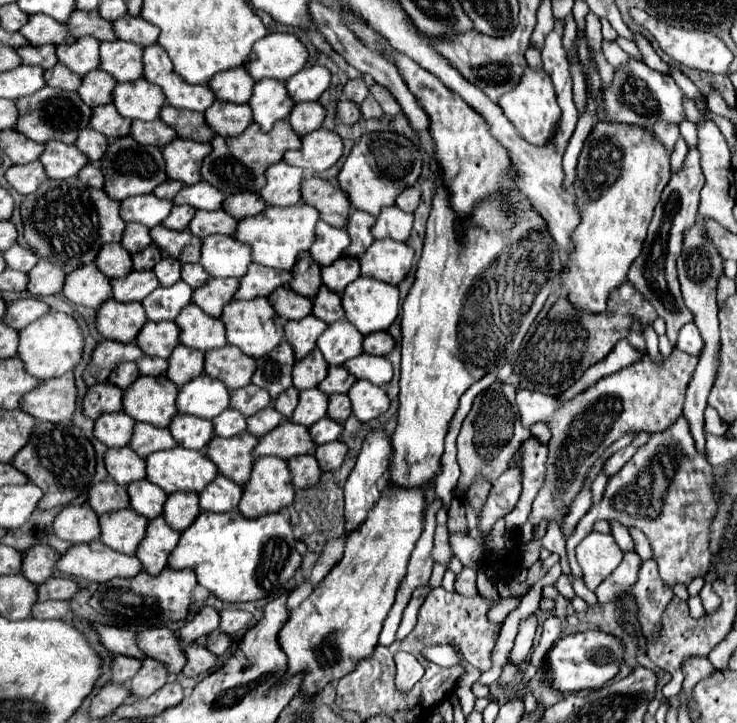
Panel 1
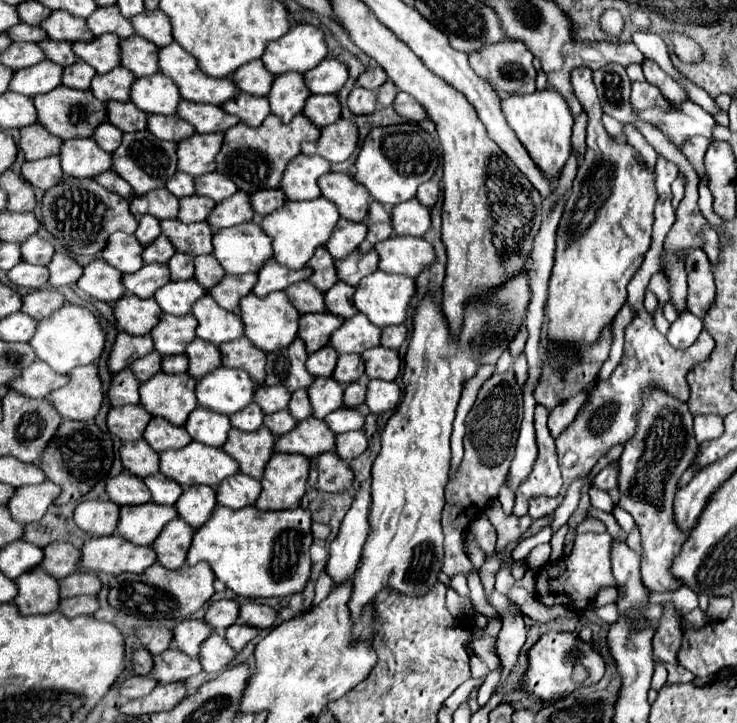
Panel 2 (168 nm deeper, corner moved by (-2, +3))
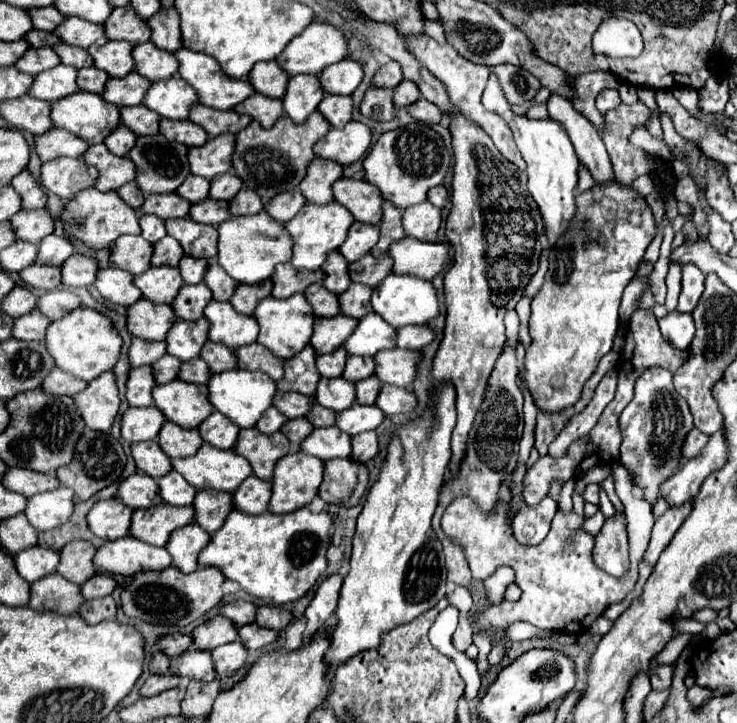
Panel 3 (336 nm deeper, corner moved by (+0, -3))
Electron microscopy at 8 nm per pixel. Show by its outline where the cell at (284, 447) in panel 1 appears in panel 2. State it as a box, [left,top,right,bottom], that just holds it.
[275,418,335,458]

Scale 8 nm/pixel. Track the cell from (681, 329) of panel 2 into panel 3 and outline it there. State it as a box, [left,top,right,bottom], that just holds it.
[659,312,695,350]

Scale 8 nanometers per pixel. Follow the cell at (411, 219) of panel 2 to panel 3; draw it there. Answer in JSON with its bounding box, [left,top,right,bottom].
[403,202,441,242]

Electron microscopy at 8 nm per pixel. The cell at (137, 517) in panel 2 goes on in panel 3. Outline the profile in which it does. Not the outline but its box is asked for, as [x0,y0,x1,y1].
[129,504,193,546]

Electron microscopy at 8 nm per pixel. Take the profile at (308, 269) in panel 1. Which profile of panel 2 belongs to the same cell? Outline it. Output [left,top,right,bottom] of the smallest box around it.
[309,246,339,292]

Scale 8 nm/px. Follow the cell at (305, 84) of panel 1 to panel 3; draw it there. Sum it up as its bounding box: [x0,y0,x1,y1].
[319,60,363,96]

